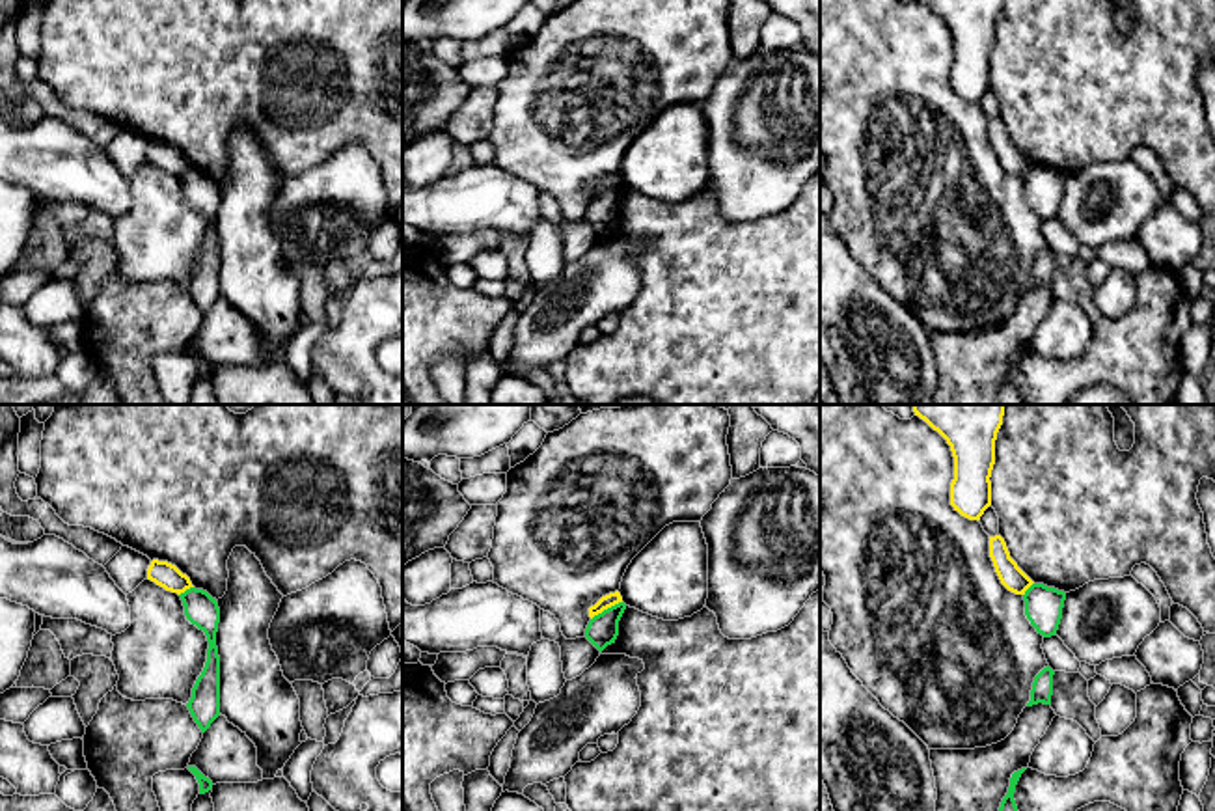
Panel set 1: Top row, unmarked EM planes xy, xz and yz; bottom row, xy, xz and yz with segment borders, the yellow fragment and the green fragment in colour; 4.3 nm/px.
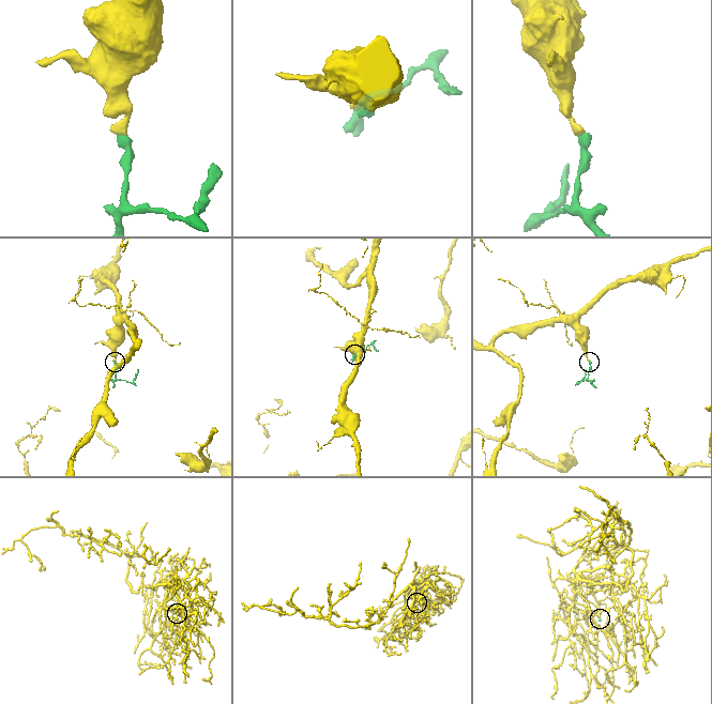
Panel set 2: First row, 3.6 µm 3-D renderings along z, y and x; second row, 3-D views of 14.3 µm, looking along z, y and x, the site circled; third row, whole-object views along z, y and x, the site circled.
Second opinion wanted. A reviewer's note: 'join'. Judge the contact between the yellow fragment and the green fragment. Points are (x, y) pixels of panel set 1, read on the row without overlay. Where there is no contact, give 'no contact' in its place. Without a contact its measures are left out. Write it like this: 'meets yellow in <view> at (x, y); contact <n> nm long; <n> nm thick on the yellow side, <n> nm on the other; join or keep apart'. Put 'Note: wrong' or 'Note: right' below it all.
meets yellow in xz at (606, 191); contact 160 nm long; 60 nm thick on the yellow side, 140 nm on the other; keep apart
Note: wrong

